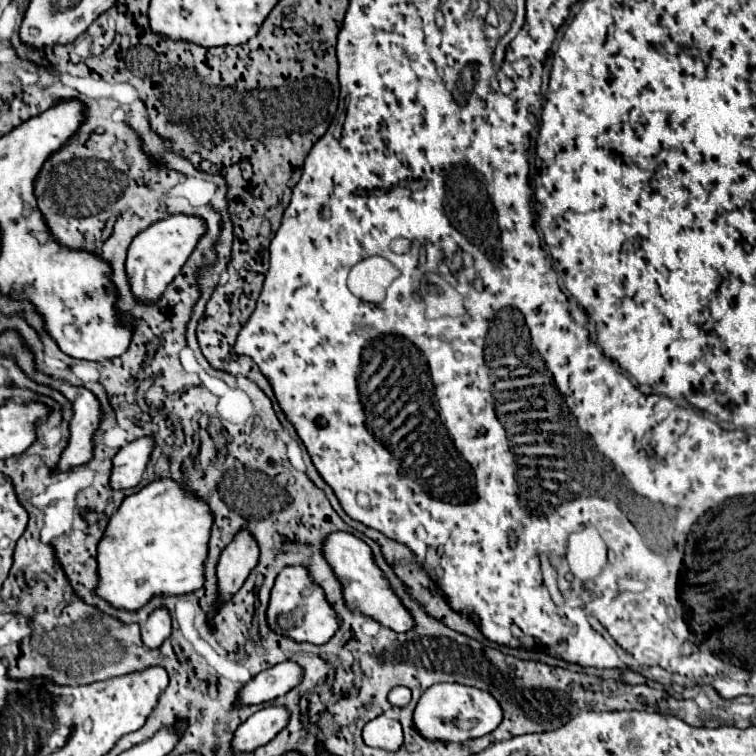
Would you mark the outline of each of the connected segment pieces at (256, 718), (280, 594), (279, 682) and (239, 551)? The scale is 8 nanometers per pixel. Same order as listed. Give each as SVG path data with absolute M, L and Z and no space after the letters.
M265 707L253 713L233 733L231 739L233 755L251 753L257 747L263 747L287 725L287 721L289 721L289 713L285 707Z
M285 567L271 589L271 601L267 607L267 625L275 633L283 637L291 637L299 643L313 643L323 645L327 643L339 627L339 619L333 607L327 603L325 593L319 585L315 585L305 567Z
M285 661L271 669L265 669L241 687L241 691L237 693L235 707L239 709L243 705L261 705L273 701L299 685L301 675L303 669L293 661Z
M239 531L235 541L223 549L217 563L217 601L215 609L207 615L209 621L215 617L217 609L241 589L247 575L257 565L257 559L259 547L255 539L247 531Z

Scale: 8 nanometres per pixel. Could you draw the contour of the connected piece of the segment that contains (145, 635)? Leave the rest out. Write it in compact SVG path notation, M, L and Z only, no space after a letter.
M155 609L143 631L141 631L141 639L143 639L143 645L147 649L157 649L163 645L163 641L171 635L171 617L167 613L167 609Z

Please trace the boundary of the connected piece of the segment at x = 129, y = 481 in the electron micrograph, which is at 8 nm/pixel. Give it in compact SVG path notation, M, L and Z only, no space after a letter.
M141 437L121 447L113 457L113 469L109 479L111 489L135 487L141 481L151 451L153 451L153 437Z

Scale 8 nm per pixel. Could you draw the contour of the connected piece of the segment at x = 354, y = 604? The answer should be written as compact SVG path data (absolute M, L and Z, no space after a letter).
M343 531L329 533L323 539L323 557L327 557L327 563L331 565L331 569L335 569L335 577L343 581L343 601L347 601L347 607L353 613L363 613L365 617L371 617L383 627L393 629L397 633L409 631L413 627L411 613L401 605L393 589L389 587L387 579L383 577L383 573L373 563L371 549L367 547L365 541L353 537L351 533L343 533Z

